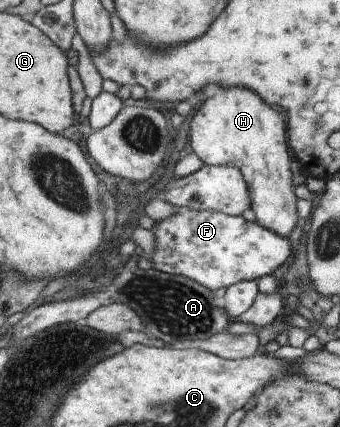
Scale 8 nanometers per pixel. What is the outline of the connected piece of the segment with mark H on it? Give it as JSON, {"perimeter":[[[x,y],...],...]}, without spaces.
{"perimeter":[[[217,87],[206,92],[207,99],[189,123],[187,150],[196,153],[204,165],[237,167],[247,185],[249,209],[253,211],[256,223],[289,239],[291,229],[303,221],[295,209],[283,117],[263,103],[257,93],[245,87],[227,87],[227,91],[225,87]]]}

